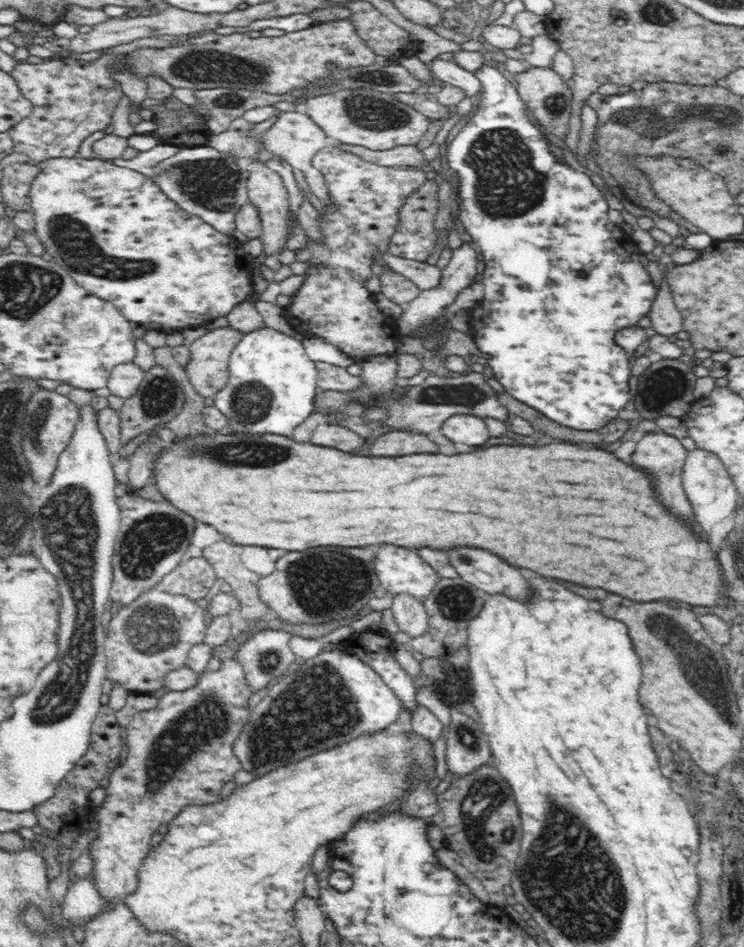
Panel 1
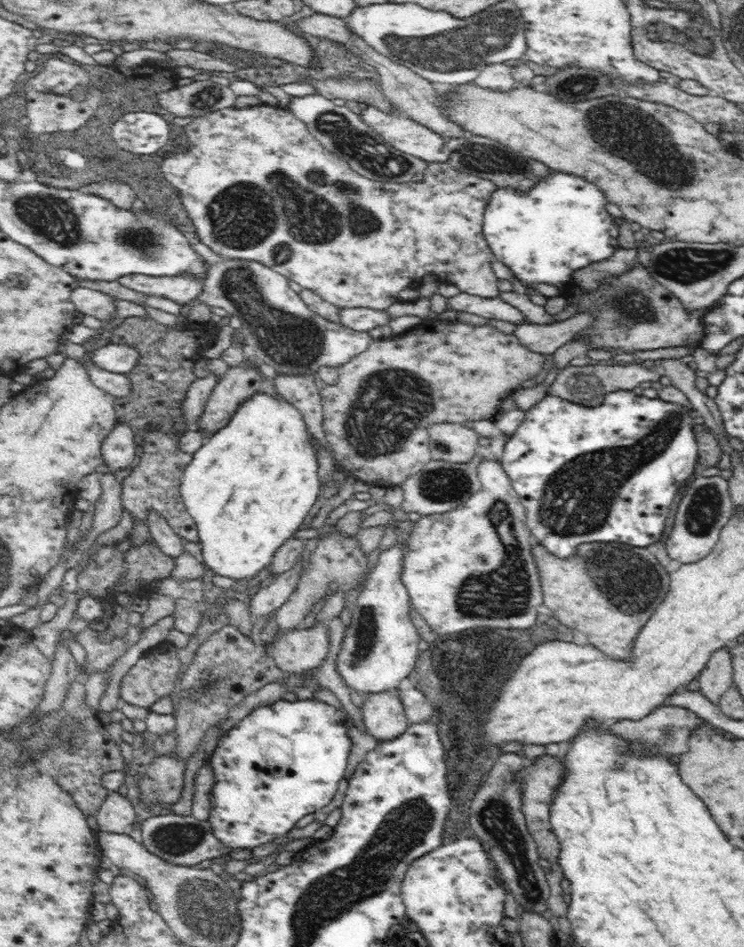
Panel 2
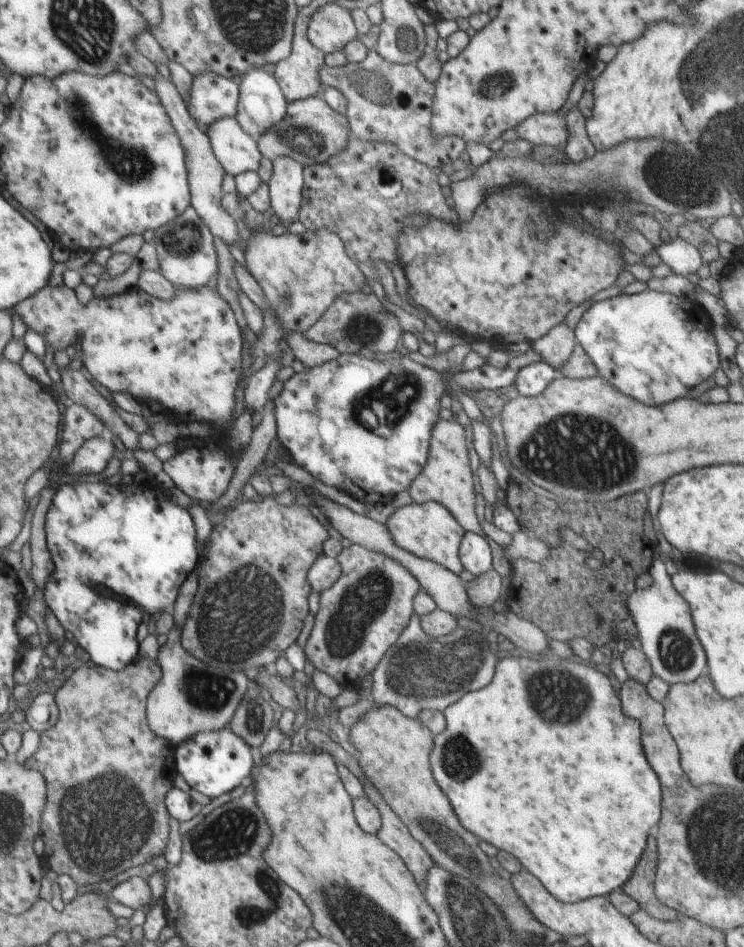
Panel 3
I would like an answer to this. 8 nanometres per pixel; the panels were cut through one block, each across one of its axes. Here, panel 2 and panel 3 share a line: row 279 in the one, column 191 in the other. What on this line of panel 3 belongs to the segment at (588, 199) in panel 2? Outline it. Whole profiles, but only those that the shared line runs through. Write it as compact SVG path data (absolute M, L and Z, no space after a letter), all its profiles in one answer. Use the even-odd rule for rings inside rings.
M82 480L74 484L65 483L59 486L52 504L46 513L45 522L46 544L50 558L52 559L53 570L46 580L46 588L44 589L45 603L58 622L63 626L65 631L68 630L86 652L90 655L91 664L103 666L104 668L114 670L116 672L124 670L131 664L132 660L138 654L138 642L136 642L136 630L138 624L142 622L144 614L152 616L152 614L161 614L172 610L180 586L184 584L184 580L188 578L188 574L194 570L194 566L198 564L198 542L196 542L196 526L192 522L192 516L188 514L188 510L184 510L182 506L174 504L170 498L164 496L164 490L158 485L148 485L147 487L140 486L139 490L134 492L122 492L117 485L110 485L108 483L91 482L90 480Z

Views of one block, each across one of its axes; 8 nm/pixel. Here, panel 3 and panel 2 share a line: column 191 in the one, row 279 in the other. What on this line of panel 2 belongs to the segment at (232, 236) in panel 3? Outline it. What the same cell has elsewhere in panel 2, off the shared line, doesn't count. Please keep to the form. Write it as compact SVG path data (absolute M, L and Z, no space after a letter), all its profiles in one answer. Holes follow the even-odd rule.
M129 274L117 278L115 281L134 292L157 296L158 298L167 298L176 302L176 304L185 305L198 296L205 283L205 278L206 276L193 278L189 274L180 274L180 276Z

